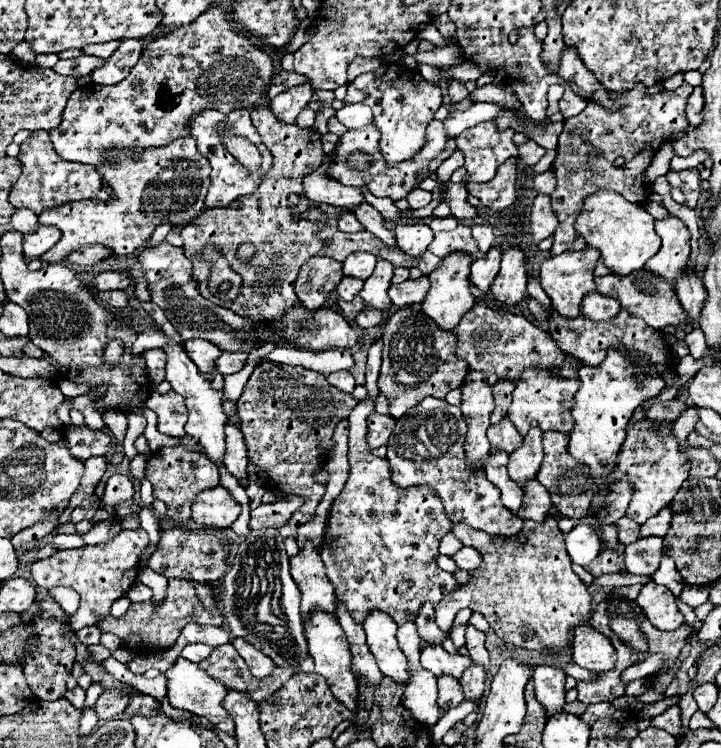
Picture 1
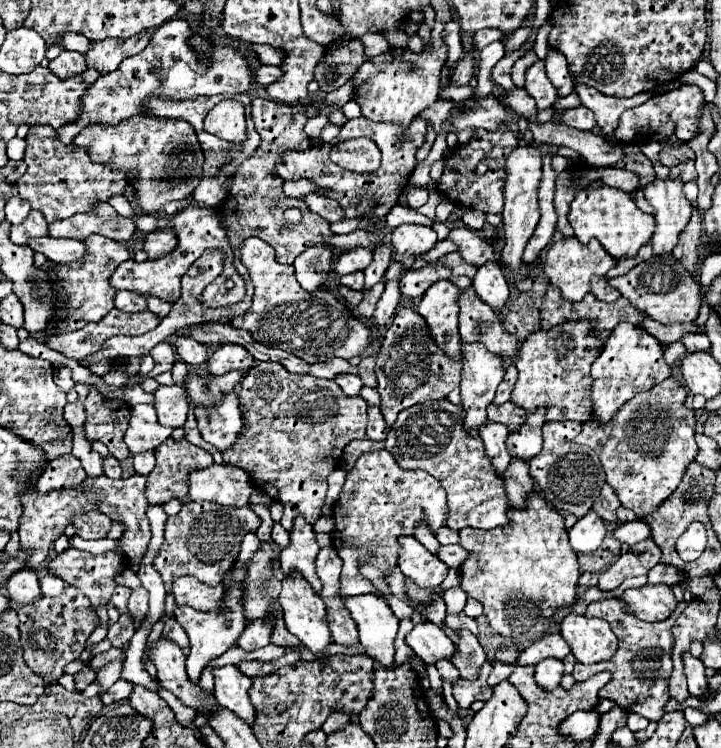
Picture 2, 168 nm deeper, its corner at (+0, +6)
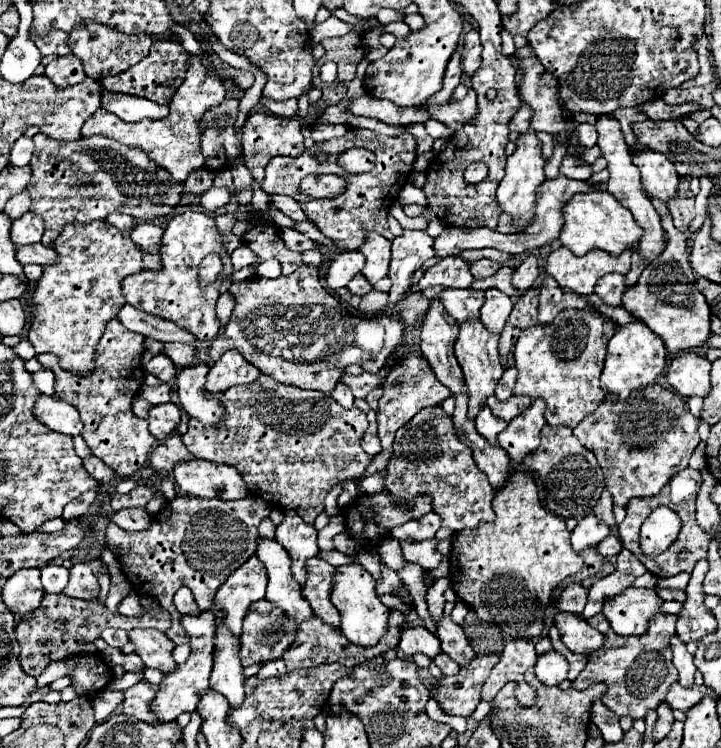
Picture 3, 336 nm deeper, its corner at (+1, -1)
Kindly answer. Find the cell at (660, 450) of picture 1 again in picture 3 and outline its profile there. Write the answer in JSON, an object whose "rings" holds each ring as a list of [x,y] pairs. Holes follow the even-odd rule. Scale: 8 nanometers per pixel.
{"rings":[[[648,384],[648,388],[632,392],[628,400],[606,396],[596,412],[574,428],[574,436],[594,452],[614,504],[624,508],[630,498],[658,494],[676,472],[688,468],[688,460],[700,442],[698,424],[700,420],[686,410],[682,396],[660,384]]]}

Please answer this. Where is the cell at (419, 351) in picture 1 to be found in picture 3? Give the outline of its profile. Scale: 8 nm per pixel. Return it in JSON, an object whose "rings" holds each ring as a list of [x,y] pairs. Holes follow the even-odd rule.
{"rings":[[[408,352],[408,358],[402,360],[400,364],[396,364],[388,372],[382,390],[384,390],[384,396],[378,402],[378,436],[380,436],[380,442],[382,442],[384,450],[392,448],[396,430],[402,428],[408,420],[412,420],[422,408],[438,406],[450,396],[448,388],[442,386],[436,380],[436,376],[434,376],[432,368],[428,366],[428,362],[416,352]]]}

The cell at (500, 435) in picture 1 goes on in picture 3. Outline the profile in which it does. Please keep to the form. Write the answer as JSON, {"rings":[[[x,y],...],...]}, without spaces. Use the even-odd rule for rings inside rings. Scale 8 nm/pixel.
{"rings":[[[490,396],[486,400],[486,404],[490,406],[490,410],[494,412],[494,416],[504,418],[506,422],[510,422],[512,418],[516,418],[524,408],[528,408],[532,404],[532,400],[528,400],[528,396],[512,396],[506,402],[496,400],[496,396]]]}

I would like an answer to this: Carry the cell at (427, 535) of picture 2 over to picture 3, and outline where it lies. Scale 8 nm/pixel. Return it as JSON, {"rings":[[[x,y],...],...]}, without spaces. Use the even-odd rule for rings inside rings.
{"rings":[[[426,514],[420,520],[410,520],[402,526],[396,526],[390,530],[388,536],[394,540],[430,540],[434,538],[436,530],[440,528],[440,516],[438,514]]]}

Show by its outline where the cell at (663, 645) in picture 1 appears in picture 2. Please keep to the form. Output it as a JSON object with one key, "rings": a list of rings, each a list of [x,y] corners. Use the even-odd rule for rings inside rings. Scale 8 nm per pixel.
{"rings":[[[619,599],[593,601],[587,607],[585,615],[605,619],[619,639],[619,649],[617,649],[615,657],[611,657],[605,663],[593,663],[593,665],[587,665],[587,667],[583,663],[575,663],[575,671],[573,671],[575,681],[581,683],[581,681],[589,679],[591,675],[595,675],[597,671],[609,671],[611,681],[601,689],[599,697],[613,699],[613,701],[619,703],[621,709],[639,713],[639,715],[647,717],[649,721],[659,721],[665,713],[665,703],[667,703],[669,697],[655,697],[653,691],[651,691],[655,687],[655,677],[645,677],[645,673],[671,673],[673,671],[673,661],[671,661],[673,633],[671,633],[671,627],[687,605],[688,603],[685,601],[679,602],[675,611],[673,611],[673,617],[669,617],[667,621],[645,623],[637,615],[625,611],[625,607]]]}

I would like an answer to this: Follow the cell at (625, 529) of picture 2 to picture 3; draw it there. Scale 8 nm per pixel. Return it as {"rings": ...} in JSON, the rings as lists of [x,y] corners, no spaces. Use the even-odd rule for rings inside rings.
{"rings":[[[610,534],[608,538],[604,538],[604,540],[596,546],[596,550],[598,550],[600,556],[616,556],[616,554],[620,554],[622,544],[620,544],[620,540],[618,540],[616,536]]]}

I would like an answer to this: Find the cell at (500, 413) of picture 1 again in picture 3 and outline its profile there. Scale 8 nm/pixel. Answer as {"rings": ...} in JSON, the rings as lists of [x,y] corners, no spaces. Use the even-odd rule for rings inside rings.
{"rings":[[[514,366],[504,370],[504,376],[500,378],[500,382],[498,382],[498,386],[496,386],[496,398],[498,398],[498,400],[508,400],[508,398],[512,396],[516,376],[518,376],[518,370],[516,370]]]}

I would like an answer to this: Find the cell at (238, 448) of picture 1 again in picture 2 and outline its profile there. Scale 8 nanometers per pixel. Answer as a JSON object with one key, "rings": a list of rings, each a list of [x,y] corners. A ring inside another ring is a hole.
{"rings":[[[235,393],[225,395],[225,399],[213,409],[195,409],[195,417],[199,423],[201,437],[213,447],[217,447],[221,453],[223,449],[229,449],[235,443],[237,433],[243,425],[239,399]]]}

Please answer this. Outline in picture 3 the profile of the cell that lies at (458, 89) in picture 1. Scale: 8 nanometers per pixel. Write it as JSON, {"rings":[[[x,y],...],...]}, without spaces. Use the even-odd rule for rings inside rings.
{"rings":[[[470,30],[464,36],[464,46],[462,46],[462,66],[468,76],[472,76],[480,68],[480,62],[482,62],[480,52],[482,52],[480,34],[478,34],[478,30]]]}

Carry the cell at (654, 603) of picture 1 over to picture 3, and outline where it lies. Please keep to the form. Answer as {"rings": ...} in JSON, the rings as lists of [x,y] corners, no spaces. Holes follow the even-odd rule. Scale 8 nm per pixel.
{"rings":[[[626,588],[624,592],[604,602],[602,614],[610,620],[614,632],[622,636],[644,634],[648,620],[658,614],[662,600],[656,590],[650,588]]]}

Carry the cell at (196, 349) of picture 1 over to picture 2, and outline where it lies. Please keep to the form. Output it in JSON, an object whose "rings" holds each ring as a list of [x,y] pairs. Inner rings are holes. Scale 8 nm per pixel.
{"rings":[[[177,337],[175,349],[179,353],[179,359],[185,361],[187,365],[201,367],[207,361],[207,347],[191,337]]]}

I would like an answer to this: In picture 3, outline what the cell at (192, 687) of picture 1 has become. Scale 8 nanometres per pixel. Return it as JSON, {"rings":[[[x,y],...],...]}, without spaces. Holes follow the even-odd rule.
{"rings":[[[134,628],[128,632],[128,638],[134,642],[136,654],[142,658],[146,668],[156,668],[162,674],[168,674],[176,668],[172,658],[174,642],[164,632],[152,628]]]}

